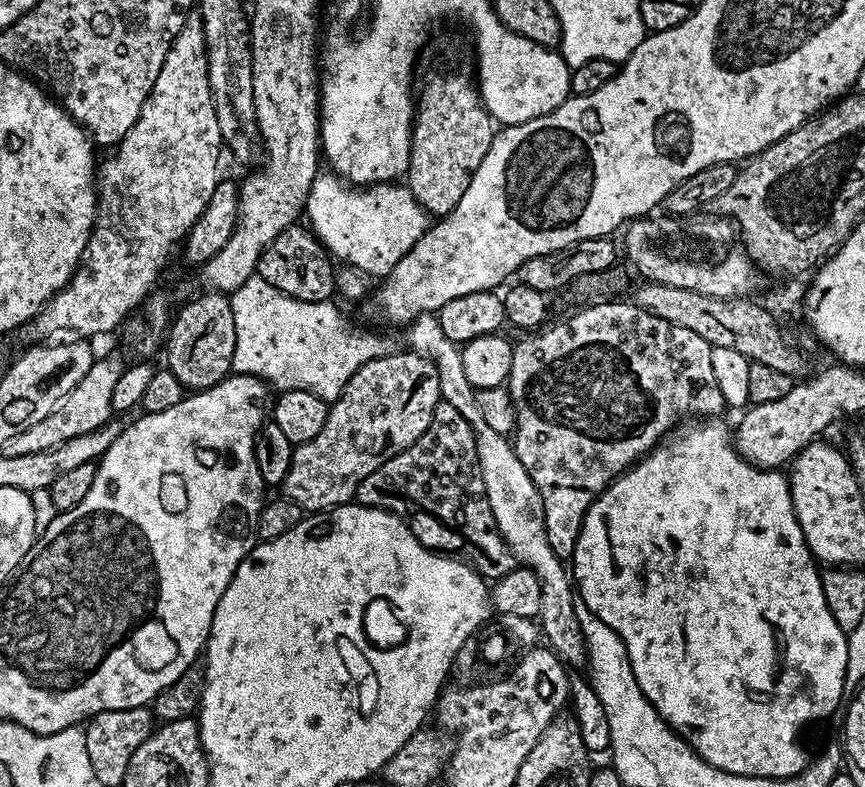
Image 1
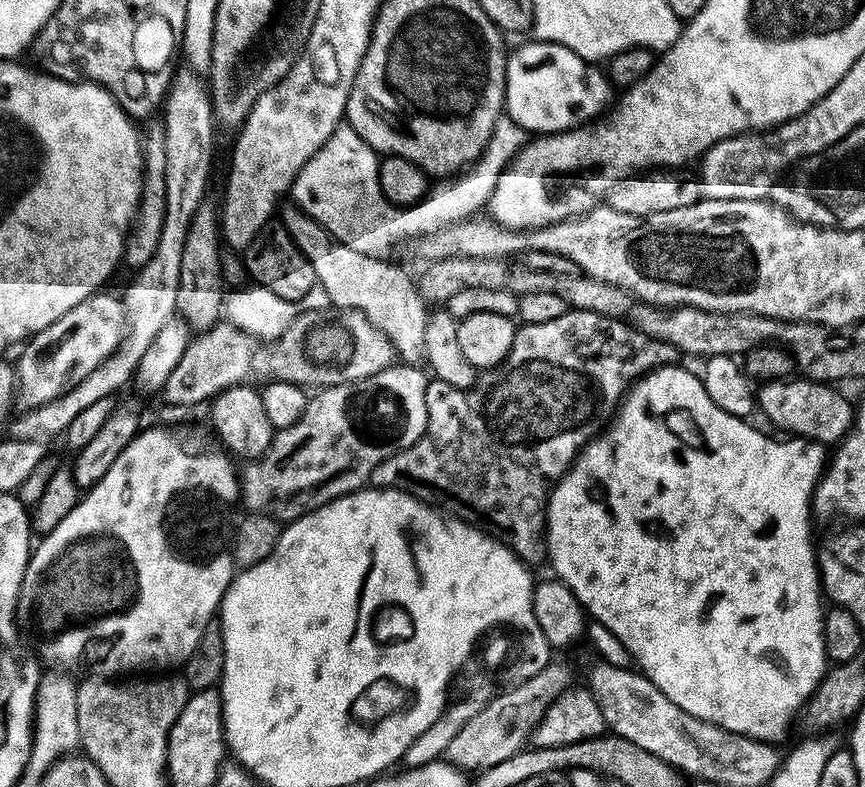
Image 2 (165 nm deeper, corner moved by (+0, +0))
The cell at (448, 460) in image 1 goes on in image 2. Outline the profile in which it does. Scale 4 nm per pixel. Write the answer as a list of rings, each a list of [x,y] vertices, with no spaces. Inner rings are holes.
[[[569,310],[562,314],[562,318],[554,318],[554,322],[538,322],[537,324],[526,324],[517,327],[516,337],[512,343],[510,354],[504,359],[503,364],[495,370],[488,370],[479,377],[474,390],[468,391],[462,388],[455,388],[446,382],[432,378],[426,386],[426,414],[428,424],[424,427],[424,433],[406,450],[386,458],[382,463],[377,464],[372,472],[370,481],[373,488],[396,488],[399,492],[409,492],[417,500],[423,500],[429,506],[435,506],[445,513],[451,514],[455,519],[463,520],[465,524],[473,528],[480,528],[488,535],[496,537],[497,540],[506,545],[519,560],[523,560],[529,566],[545,563],[546,560],[546,509],[550,495],[550,483],[559,481],[572,466],[581,448],[584,448],[590,441],[595,440],[606,425],[615,417],[630,385],[641,379],[645,374],[653,371],[657,366],[663,365],[665,345],[652,340],[644,332],[635,326],[627,328],[625,321],[611,316],[599,316],[593,312],[577,312]]]

